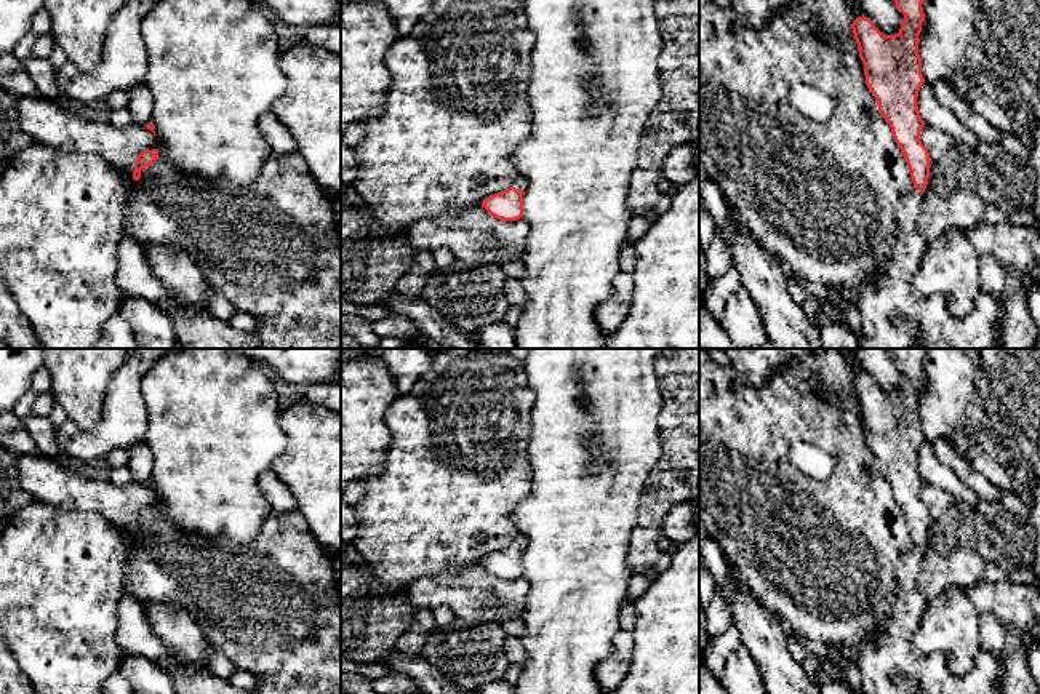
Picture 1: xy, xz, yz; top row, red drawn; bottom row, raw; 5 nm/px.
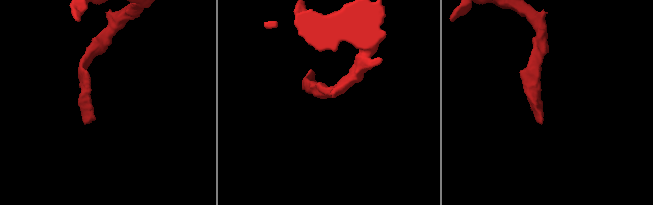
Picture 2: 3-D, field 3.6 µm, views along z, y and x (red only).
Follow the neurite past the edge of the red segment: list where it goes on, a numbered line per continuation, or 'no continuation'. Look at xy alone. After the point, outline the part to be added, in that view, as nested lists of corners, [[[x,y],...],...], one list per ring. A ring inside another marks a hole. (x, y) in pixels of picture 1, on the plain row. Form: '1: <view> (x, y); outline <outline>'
no continuation

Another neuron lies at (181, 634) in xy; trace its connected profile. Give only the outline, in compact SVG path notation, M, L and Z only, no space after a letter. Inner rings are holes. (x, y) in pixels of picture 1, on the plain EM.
M152 600L146 603L147 620L152 632L165 646L182 660L205 667L205 656L211 646L205 628L181 606Z

